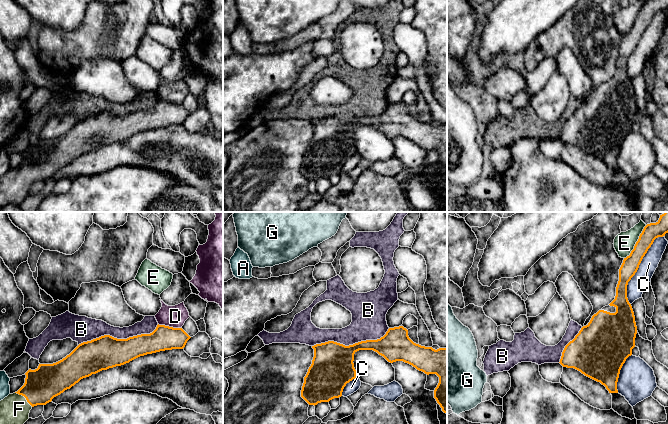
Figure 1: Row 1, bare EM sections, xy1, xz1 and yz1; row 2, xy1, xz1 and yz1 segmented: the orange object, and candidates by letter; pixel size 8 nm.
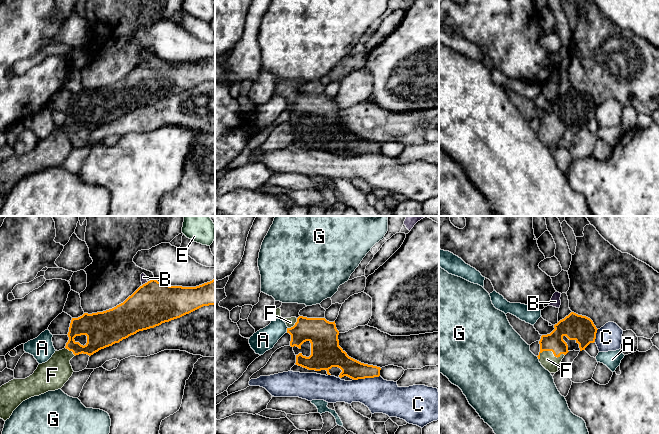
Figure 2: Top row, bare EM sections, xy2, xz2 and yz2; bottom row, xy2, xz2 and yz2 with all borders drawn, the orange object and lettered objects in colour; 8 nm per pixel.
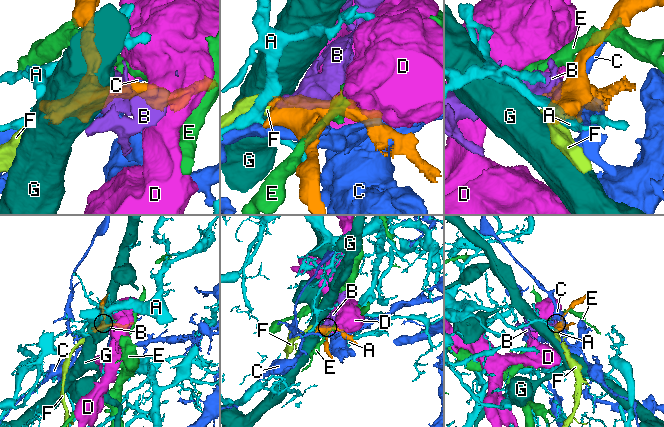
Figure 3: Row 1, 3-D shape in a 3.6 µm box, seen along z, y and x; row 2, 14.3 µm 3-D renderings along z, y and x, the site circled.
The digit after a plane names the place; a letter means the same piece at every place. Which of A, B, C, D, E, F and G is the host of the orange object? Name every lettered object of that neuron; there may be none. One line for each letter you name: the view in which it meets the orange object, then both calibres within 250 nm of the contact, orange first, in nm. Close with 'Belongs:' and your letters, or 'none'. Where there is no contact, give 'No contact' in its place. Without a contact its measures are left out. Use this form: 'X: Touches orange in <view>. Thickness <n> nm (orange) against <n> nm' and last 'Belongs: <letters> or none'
F: Touches orange in yz2. Thickness 170 nm (orange) against 130 nm
Belongs: F

